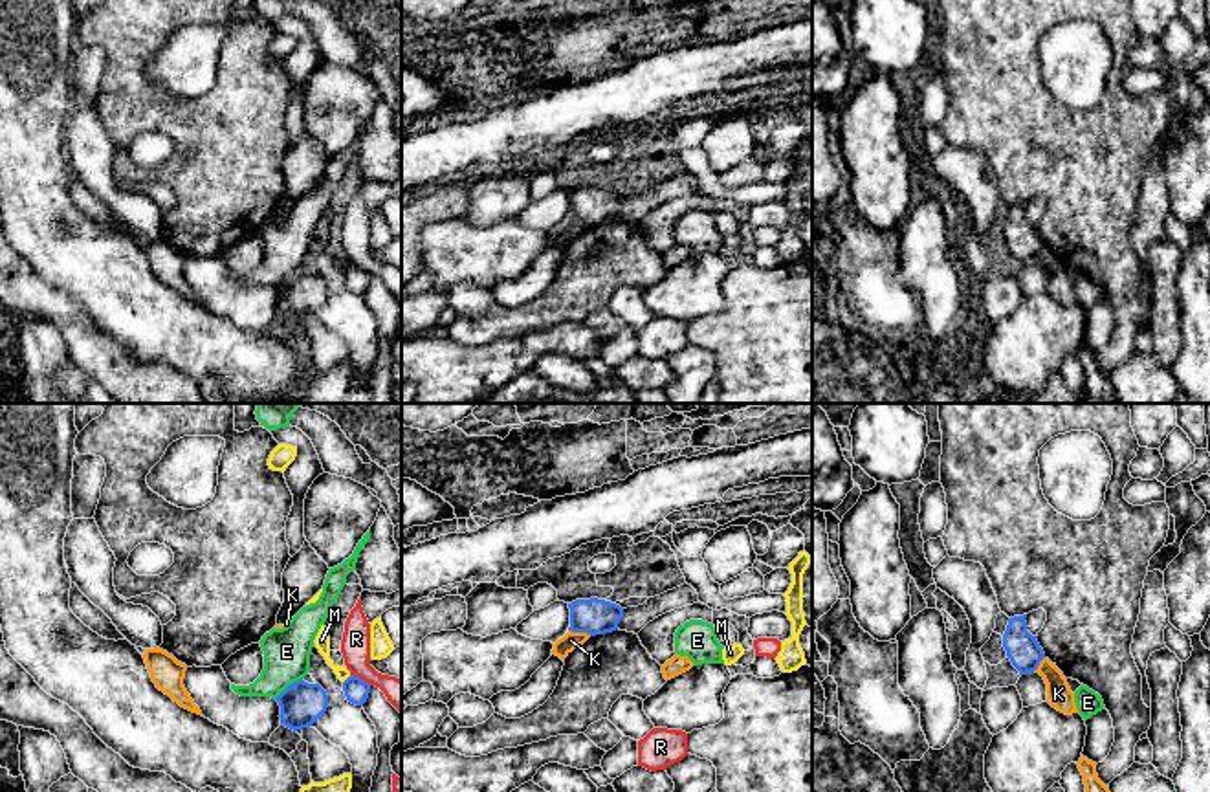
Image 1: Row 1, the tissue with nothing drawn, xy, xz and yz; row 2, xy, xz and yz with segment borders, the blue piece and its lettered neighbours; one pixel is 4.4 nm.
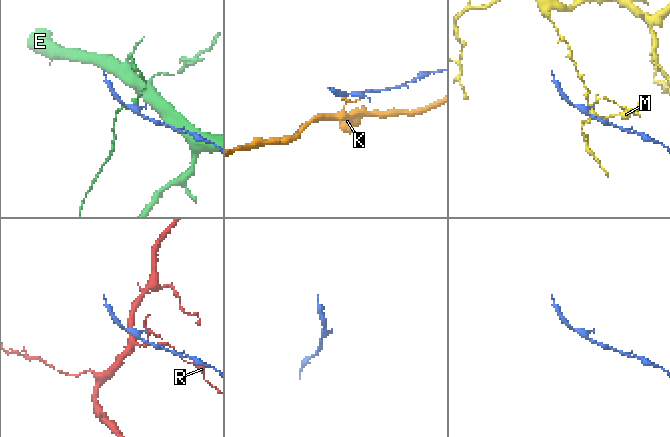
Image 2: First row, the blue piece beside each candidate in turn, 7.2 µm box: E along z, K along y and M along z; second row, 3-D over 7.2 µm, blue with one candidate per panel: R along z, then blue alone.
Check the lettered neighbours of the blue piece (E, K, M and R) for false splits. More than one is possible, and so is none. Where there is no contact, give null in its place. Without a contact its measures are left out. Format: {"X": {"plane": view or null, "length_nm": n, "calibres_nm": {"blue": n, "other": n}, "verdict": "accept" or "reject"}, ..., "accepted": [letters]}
{"E": {"plane": "xy", "length_nm": 160, "calibres_nm": {"blue": 190, "other": 200}, "verdict": "reject"}, "K": {"plane": "xz", "length_nm": 110, "calibres_nm": {"blue": 160, "other": 80}, "verdict": "reject"}, "M": {"plane": "xy", "length_nm": 50, "calibres_nm": {"blue": 110, "other": 70}, "verdict": "reject"}, "R": {"plane": "xy", "length_nm": 110, "calibres_nm": {"blue": 110, "other": 130}, "verdict": "reject"}, "accepted": []}

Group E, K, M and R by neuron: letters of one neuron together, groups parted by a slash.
E / K / M / R

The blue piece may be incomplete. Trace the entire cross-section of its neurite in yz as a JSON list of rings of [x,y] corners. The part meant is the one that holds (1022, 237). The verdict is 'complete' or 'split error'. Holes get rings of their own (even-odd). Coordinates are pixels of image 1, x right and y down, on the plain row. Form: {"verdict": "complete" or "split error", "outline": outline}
{"verdict": "complete", "outline": [[[1027,204],[1010,207],[1003,224],[1006,246],[1019,264],[1036,260],[1040,251],[1045,248],[1036,226],[1027,220],[1025,207]]]}

